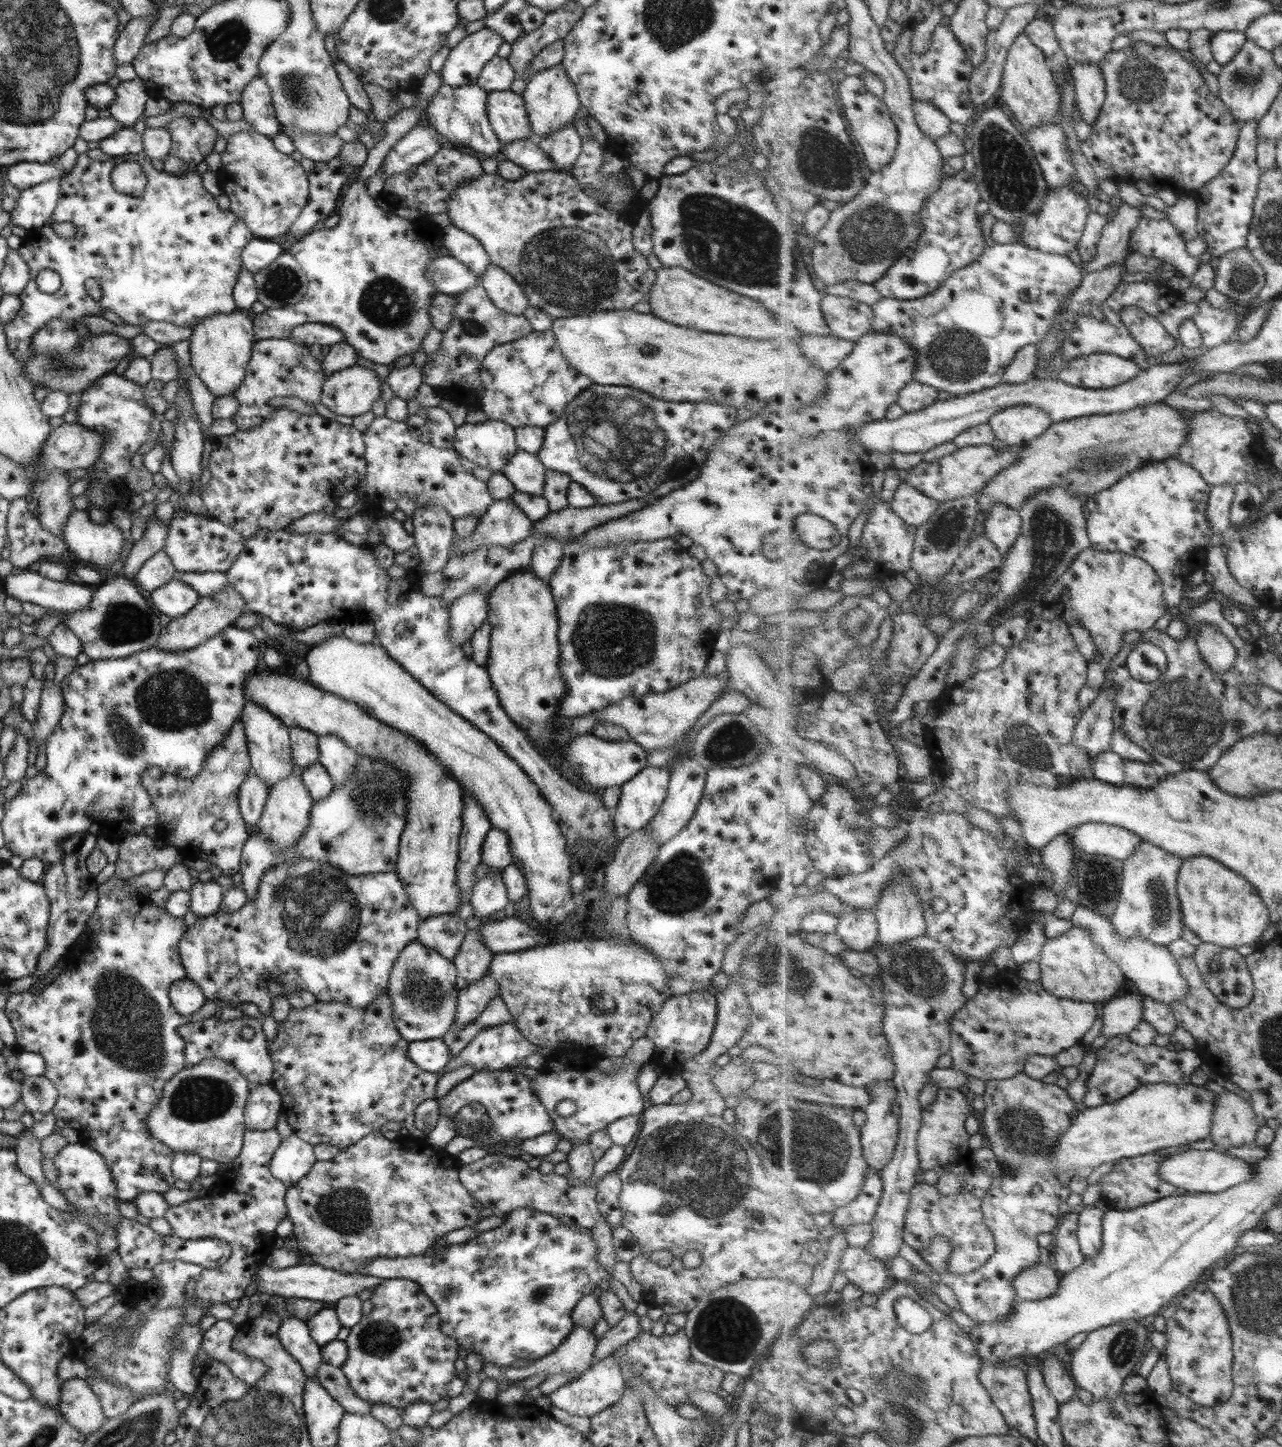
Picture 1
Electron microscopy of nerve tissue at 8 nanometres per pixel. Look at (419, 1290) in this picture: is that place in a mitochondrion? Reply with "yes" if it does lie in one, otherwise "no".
no

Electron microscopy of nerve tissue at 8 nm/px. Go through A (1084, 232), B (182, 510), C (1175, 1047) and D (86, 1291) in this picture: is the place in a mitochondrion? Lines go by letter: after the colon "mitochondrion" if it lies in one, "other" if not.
A: other
B: other
C: other
D: other

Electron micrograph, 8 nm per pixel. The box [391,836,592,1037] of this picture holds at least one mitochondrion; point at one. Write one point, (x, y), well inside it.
(420, 989)

